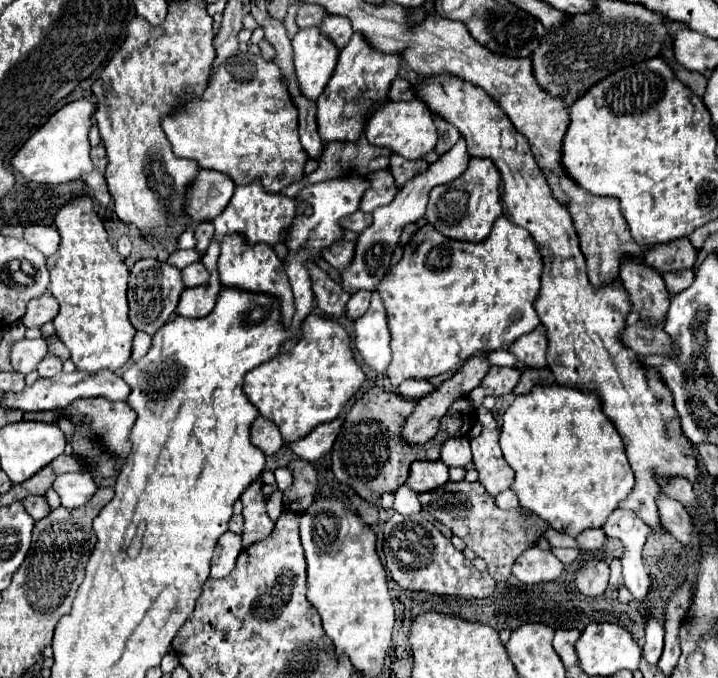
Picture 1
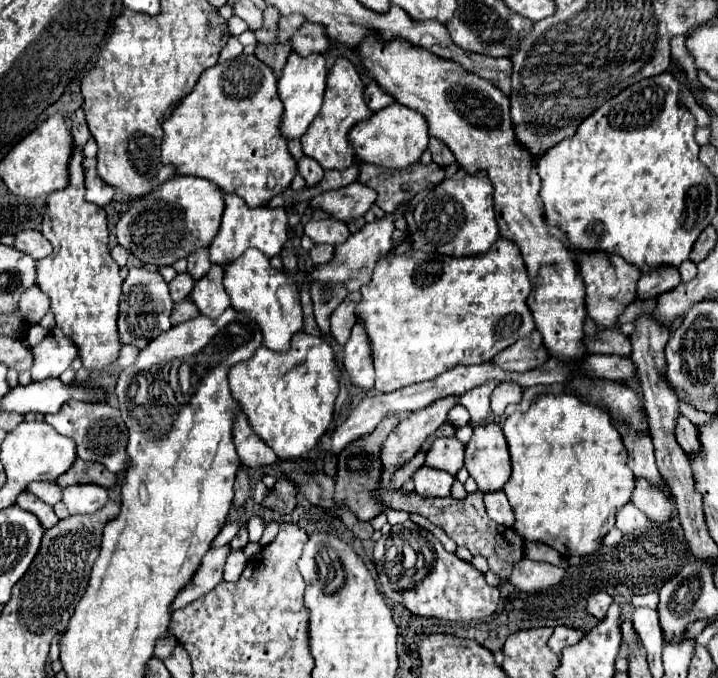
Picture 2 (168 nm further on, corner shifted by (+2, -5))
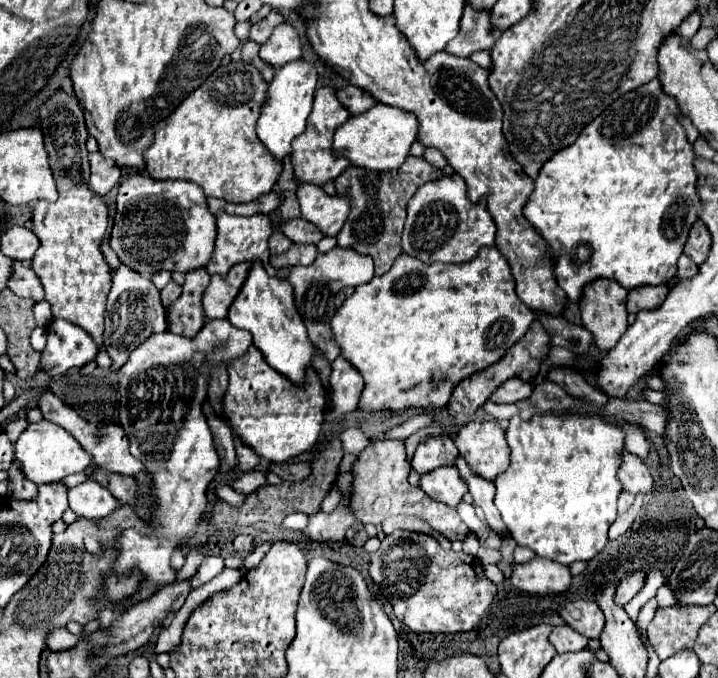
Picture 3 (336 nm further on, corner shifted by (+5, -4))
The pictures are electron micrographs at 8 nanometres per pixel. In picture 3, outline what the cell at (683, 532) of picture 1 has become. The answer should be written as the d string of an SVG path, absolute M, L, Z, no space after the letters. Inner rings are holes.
M626 450L622 452L622 466L618 470L618 478L624 486L624 490L634 496L648 494L652 490L652 476L650 476L646 464Z

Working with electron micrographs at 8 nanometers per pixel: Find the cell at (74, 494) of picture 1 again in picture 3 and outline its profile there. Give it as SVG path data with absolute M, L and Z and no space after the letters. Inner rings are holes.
M92 480L70 488L68 502L70 508L84 518L104 518L118 506L118 500L106 488Z

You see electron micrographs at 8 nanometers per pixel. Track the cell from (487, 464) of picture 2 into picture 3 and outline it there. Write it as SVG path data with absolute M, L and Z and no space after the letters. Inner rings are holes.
M496 420L468 422L454 438L454 444L472 472L490 482L510 464L510 448L504 430Z

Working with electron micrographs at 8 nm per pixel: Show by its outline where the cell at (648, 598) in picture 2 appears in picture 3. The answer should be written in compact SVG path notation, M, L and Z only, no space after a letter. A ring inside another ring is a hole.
M663 584L658 589L655 599L659 607L674 606L677 604L676 596L667 584Z

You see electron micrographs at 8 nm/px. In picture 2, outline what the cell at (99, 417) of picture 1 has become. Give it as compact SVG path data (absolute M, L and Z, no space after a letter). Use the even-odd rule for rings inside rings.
M67 401L59 413L45 415L45 423L53 425L61 435L71 437L77 443L77 455L83 461L95 461L105 465L111 473L121 473L127 469L129 455L125 451L127 447L127 427L121 419L121 411L117 407L111 407L109 403L101 405L89 405L83 401Z

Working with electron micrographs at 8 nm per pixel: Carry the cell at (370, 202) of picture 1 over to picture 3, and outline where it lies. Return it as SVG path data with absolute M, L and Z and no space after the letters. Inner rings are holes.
M300 184L296 194L304 220L314 222L326 236L340 232L350 208L346 196L330 196L316 184Z

